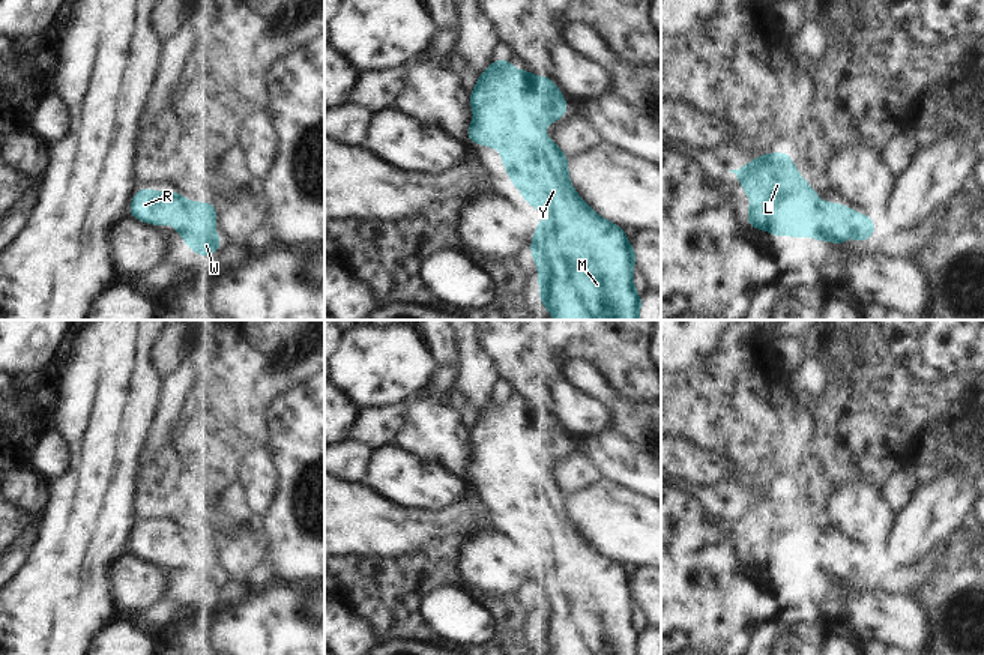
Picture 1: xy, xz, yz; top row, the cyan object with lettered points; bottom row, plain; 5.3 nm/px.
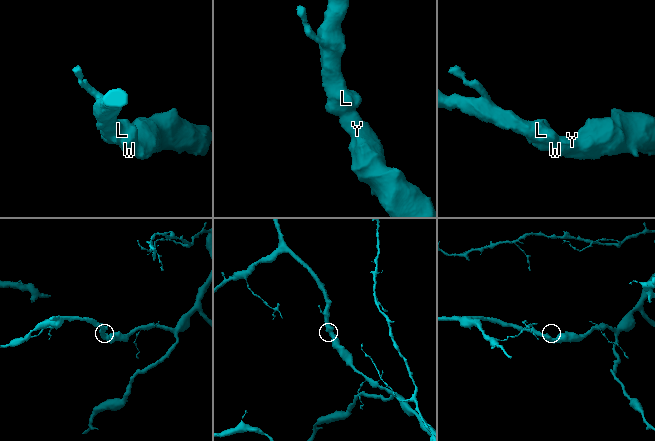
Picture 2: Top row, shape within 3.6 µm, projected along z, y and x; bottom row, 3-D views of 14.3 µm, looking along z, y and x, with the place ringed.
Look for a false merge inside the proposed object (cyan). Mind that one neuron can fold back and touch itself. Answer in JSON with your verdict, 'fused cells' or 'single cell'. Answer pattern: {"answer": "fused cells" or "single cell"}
{"answer": "single cell"}

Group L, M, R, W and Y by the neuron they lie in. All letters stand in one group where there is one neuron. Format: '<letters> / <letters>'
L M R W Y

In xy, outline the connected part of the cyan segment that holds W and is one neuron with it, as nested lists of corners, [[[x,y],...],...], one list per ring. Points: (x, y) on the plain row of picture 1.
[[[138,526],[129,544],[129,551],[147,560],[171,560],[195,590],[209,593],[221,583],[215,569],[216,542],[191,539],[179,529]]]

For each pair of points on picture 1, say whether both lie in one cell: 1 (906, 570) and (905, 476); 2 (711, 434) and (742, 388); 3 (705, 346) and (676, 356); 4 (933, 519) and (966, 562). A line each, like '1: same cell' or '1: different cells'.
1: different cells
2: same cell
3: same cell
4: different cells

